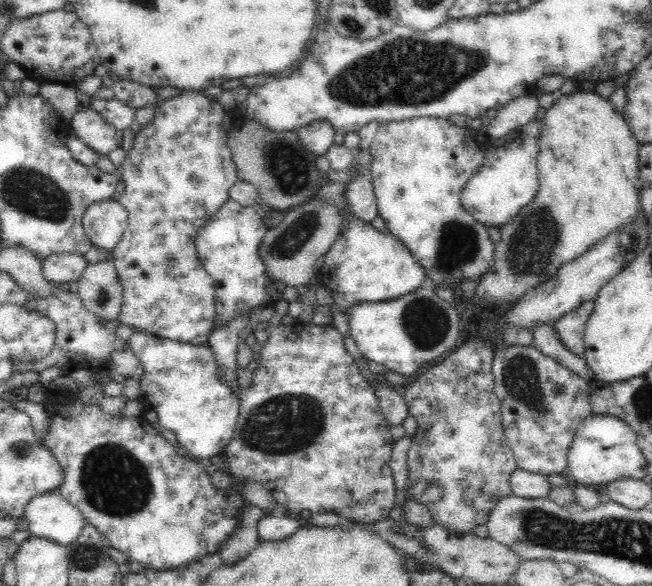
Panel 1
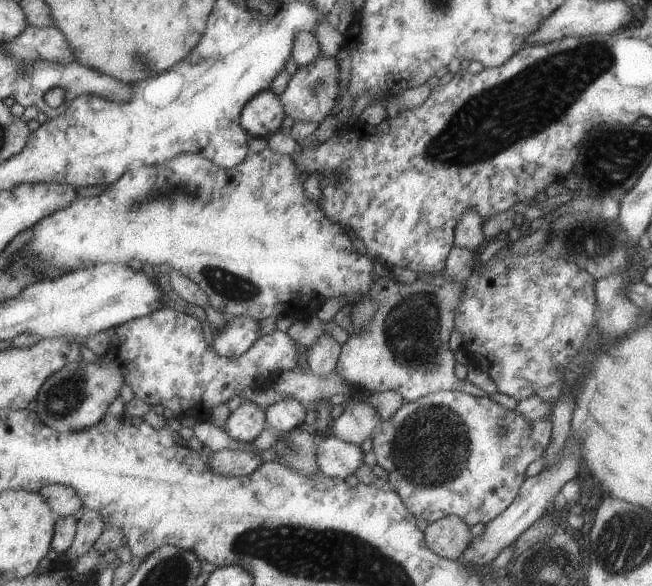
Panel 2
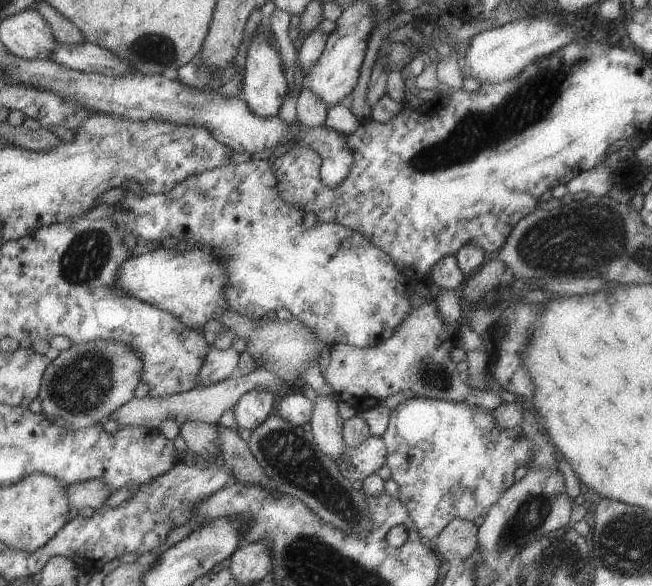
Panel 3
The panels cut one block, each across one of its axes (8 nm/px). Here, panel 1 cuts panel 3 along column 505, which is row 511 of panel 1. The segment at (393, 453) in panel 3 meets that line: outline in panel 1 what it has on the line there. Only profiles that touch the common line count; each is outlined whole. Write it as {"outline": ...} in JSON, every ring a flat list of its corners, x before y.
{"outline":[[472,336,414,382,403,384,404,402,408,405,409,414,417,420,417,429,407,456,406,494,429,510,434,523,456,535,468,535,475,532,479,525,486,525,491,510,504,496,513,495,510,476,518,469,518,465,504,435,501,402,494,392,491,371,494,355,492,342,482,336]]}

